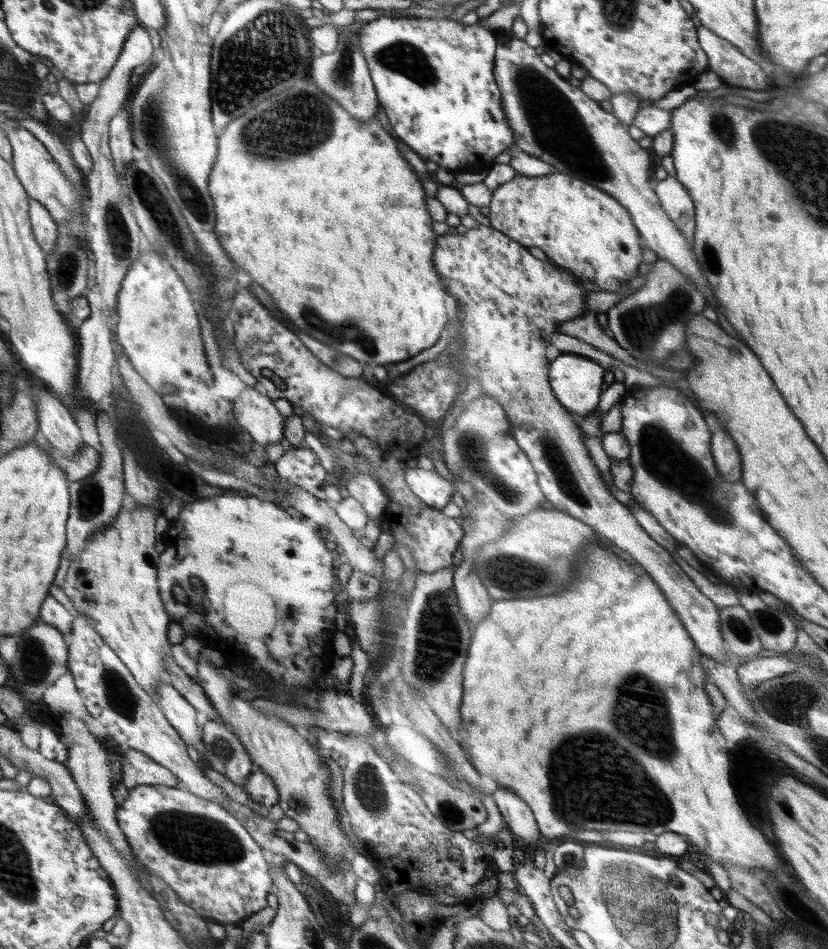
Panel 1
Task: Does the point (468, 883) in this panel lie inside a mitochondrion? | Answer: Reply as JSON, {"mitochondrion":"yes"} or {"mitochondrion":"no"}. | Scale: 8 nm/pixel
{"mitochondrion":"no"}

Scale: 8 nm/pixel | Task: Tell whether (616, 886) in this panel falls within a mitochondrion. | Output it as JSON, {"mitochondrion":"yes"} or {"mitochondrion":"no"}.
{"mitochondrion":"yes"}

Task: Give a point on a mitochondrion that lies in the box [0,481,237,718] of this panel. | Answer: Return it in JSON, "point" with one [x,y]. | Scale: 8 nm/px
{"point":[34,660]}

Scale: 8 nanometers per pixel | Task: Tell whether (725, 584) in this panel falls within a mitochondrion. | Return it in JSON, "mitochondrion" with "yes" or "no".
{"mitochondrion":"no"}

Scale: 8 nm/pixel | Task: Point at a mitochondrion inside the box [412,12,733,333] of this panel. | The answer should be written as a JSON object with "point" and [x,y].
{"point":[554,122]}

